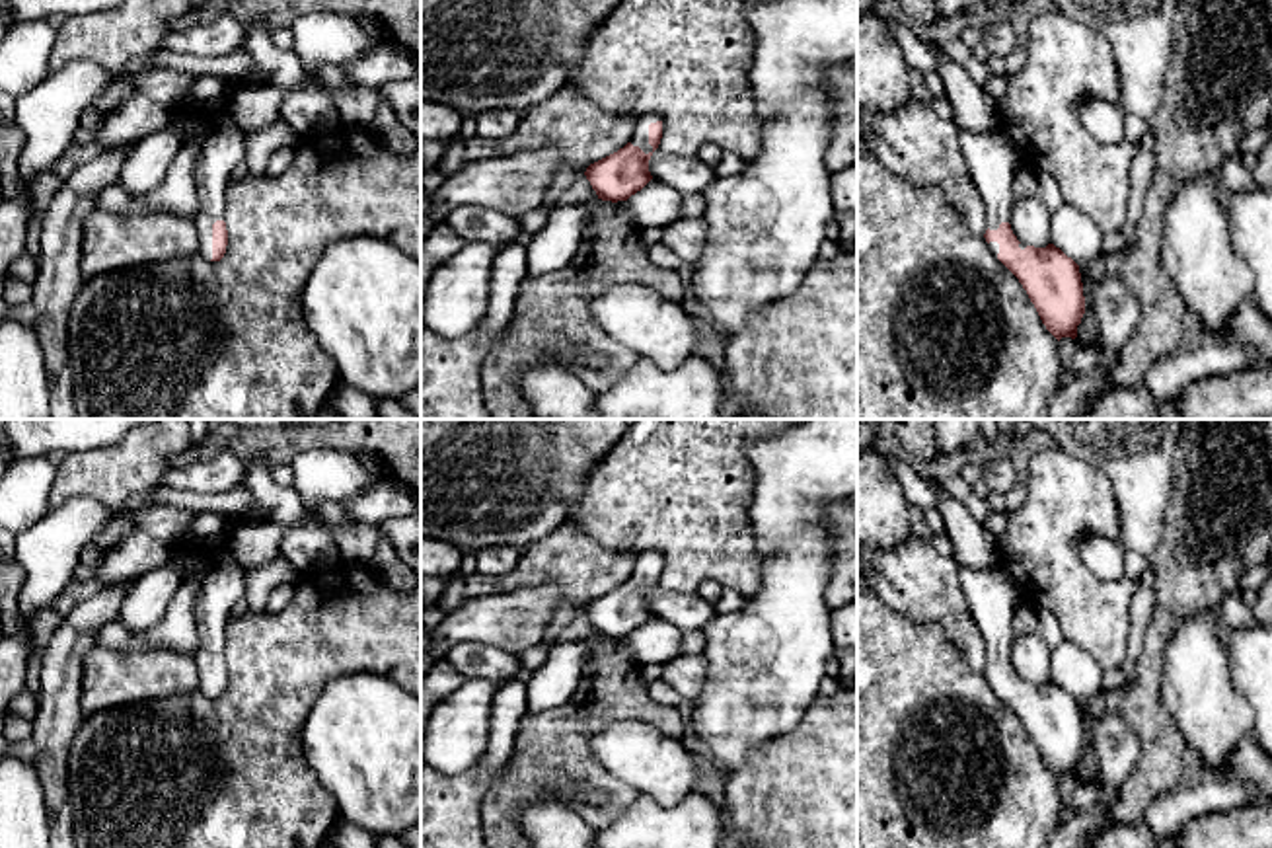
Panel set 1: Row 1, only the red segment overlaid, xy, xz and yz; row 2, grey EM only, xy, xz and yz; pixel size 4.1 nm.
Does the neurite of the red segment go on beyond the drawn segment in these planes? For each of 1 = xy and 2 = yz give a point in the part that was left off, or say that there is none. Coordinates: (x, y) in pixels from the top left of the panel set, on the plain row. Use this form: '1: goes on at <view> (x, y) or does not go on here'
1: goes on at xy (221, 587)
2: goes on at yz (992, 597)

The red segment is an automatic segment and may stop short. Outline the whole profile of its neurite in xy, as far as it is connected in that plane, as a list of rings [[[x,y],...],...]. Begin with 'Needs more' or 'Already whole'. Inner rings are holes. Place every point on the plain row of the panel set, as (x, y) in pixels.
Needs more. [[[240,563],[210,565],[199,577],[195,602],[195,622],[199,632],[199,669],[197,690],[210,698],[220,698],[228,682],[226,667],[226,624],[232,606],[245,598],[245,575]]]

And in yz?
Needs more. [[[960,565],[958,583],[986,641],[984,675],[990,686],[1019,715],[1046,766],[1058,778],[1075,776],[1085,751],[1079,702],[1054,680],[1021,680],[1009,661],[1019,604],[1025,600],[1021,587],[1003,565],[990,571]]]

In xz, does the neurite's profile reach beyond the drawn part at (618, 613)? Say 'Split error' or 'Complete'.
Split error

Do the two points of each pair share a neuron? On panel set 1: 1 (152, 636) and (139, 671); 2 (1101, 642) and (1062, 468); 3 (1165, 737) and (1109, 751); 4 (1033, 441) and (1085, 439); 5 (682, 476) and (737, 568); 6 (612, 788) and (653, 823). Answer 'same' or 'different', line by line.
1: different
2: same
3: different
4: different
5: same
6: different

